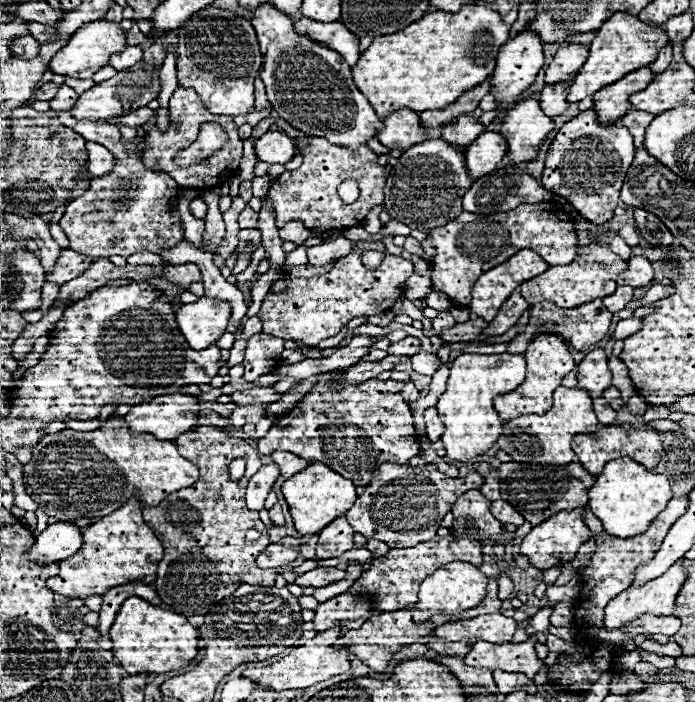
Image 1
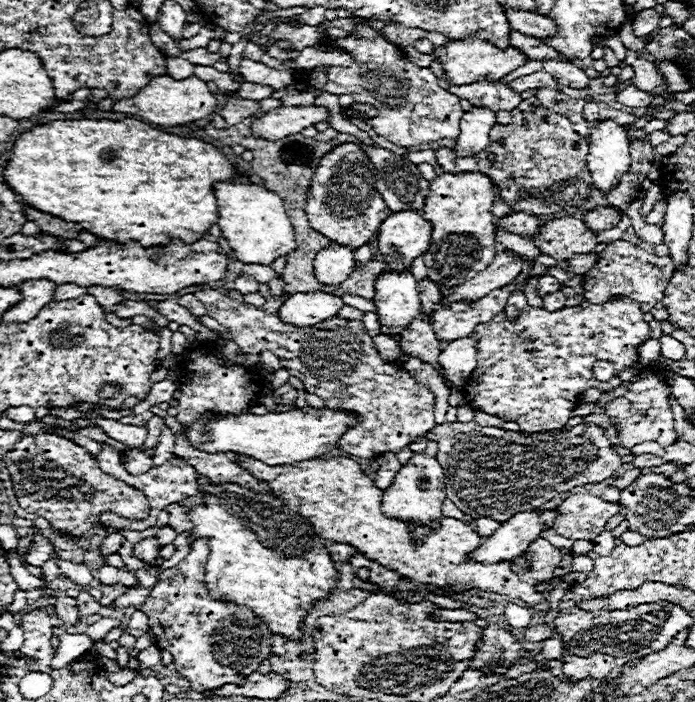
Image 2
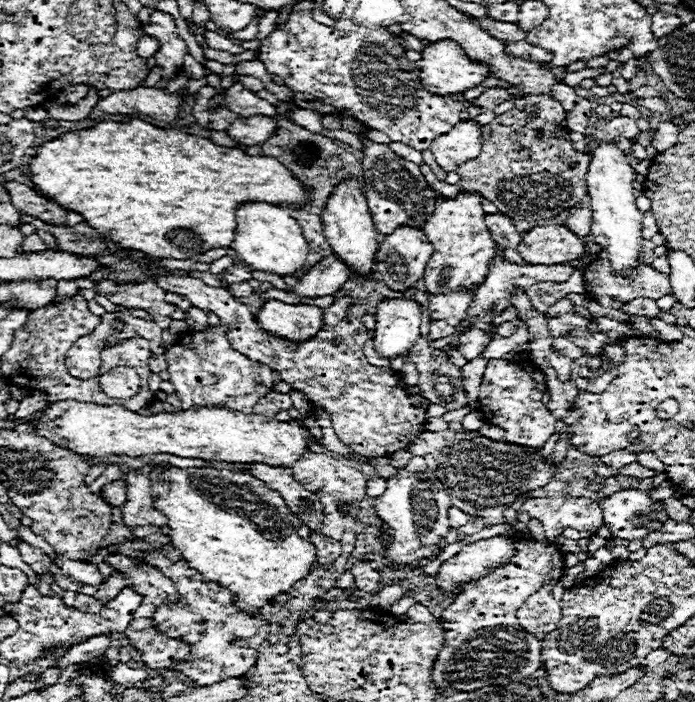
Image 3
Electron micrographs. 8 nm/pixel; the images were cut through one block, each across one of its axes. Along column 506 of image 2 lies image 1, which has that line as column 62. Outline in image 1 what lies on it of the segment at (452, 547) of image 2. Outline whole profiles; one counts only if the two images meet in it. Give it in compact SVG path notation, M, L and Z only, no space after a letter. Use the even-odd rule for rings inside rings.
M138 498L128 500L114 514L100 518L90 528L84 528L82 548L60 562L60 574L48 580L48 588L66 598L90 598L102 596L106 590L130 582L154 584L158 562L162 560L162 544L152 534L142 518L142 502Z

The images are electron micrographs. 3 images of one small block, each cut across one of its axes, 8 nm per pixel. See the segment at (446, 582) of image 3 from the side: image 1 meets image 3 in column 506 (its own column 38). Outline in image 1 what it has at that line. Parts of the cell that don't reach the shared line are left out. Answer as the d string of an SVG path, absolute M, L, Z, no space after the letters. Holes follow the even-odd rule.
M54 522L50 524L28 550L28 558L36 562L60 562L76 554L82 546L82 528L76 522Z

